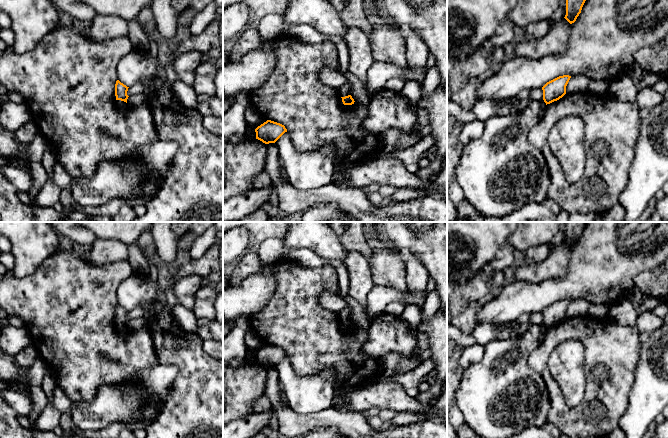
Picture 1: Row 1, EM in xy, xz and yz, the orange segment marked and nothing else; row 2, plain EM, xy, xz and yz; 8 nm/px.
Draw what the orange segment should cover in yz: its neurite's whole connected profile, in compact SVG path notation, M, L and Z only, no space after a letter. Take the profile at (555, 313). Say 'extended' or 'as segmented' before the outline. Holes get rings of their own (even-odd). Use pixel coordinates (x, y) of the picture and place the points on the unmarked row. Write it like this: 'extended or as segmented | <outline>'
as segmented | M563 299L559 300L549 306L547 306L543 311L543 324L547 328L559 324L566 318L566 310L570 304L571 300Z

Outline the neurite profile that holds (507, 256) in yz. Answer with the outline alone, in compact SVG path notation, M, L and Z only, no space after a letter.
M506 243L500 248L495 257L490 261L490 266L495 271L503 271L504 269L519 264L523 260L523 256L518 253L510 244Z

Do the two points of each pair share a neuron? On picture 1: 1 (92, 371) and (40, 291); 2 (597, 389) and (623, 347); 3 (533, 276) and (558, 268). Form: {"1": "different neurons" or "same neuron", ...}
{"1": "same neuron", "2": "same neuron", "3": "same neuron"}

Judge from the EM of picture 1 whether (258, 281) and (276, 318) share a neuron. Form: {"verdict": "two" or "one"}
{"verdict": "two"}

